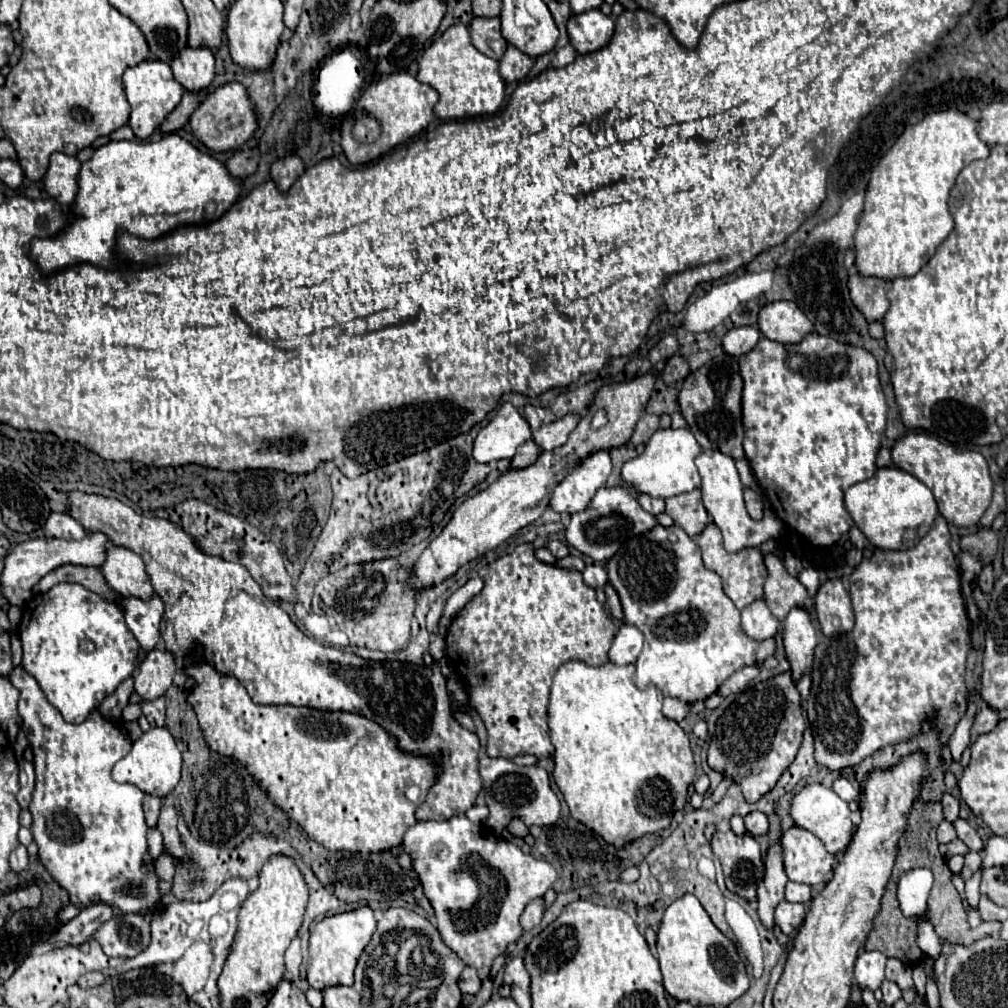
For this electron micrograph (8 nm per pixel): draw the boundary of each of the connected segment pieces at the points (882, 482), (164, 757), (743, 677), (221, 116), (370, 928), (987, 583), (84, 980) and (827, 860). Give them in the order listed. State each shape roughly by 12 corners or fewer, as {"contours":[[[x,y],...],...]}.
{"contours":[[[898,467],[844,501],[880,549],[914,547],[938,515],[932,491]],[[166,727],[142,733],[114,765],[118,783],[164,797],[182,755]],[[760,663],[738,669],[720,685],[718,695],[745,691],[760,673]],[[240,83],[212,91],[190,117],[212,151],[234,151],[256,131]],[[368,905],[318,921],[306,977],[322,991],[352,985],[376,931]],[[984,565],[978,575],[978,585],[984,593],[992,591],[992,565]],[[100,971],[78,979],[80,987],[98,987],[106,981]],[[794,825],[782,831],[790,881],[822,887],[834,855]]]}

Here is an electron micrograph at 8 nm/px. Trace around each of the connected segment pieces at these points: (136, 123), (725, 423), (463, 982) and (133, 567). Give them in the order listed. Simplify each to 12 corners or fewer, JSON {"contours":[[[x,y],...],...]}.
{"contours":[[[142,61],[122,75],[128,125],[148,139],[184,93],[170,65]],[[730,355],[692,371],[678,405],[702,449],[742,459],[742,377]],[[464,967],[462,993],[478,993],[480,981],[474,967]],[[108,547],[100,571],[122,597],[154,595],[142,557]]]}

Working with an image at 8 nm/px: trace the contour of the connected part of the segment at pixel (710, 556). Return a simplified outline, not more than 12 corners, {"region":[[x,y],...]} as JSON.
{"region":[[712,521],[698,535],[706,569],[738,609],[764,597],[758,547],[728,553]]}

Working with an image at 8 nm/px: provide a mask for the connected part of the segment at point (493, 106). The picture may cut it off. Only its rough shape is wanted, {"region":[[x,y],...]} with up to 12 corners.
{"region":[[462,23],[424,51],[418,81],[440,93],[434,115],[496,113],[498,61]]}

